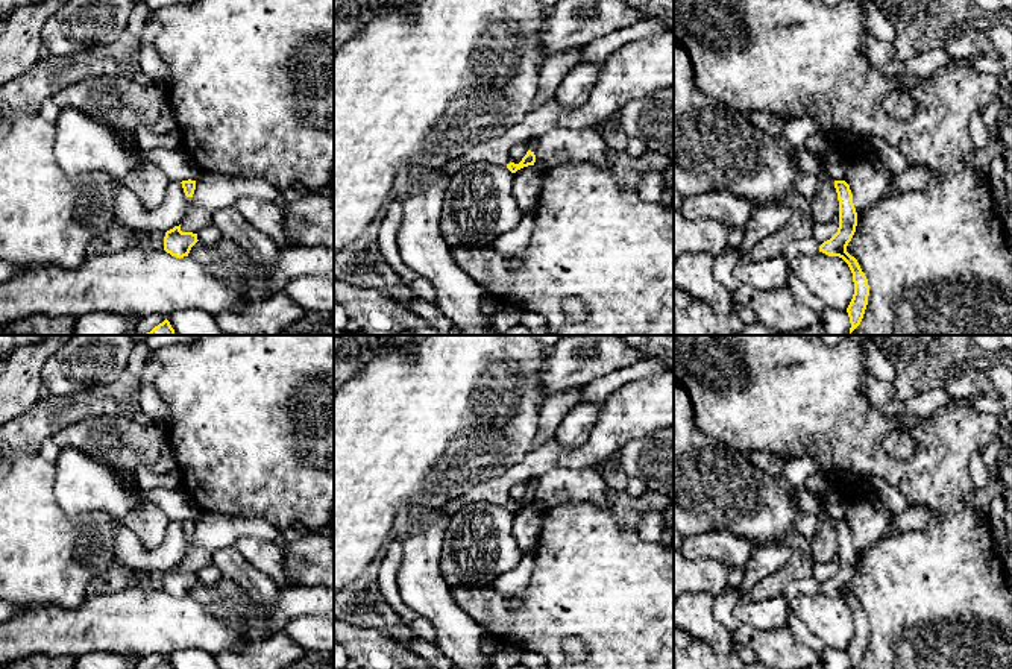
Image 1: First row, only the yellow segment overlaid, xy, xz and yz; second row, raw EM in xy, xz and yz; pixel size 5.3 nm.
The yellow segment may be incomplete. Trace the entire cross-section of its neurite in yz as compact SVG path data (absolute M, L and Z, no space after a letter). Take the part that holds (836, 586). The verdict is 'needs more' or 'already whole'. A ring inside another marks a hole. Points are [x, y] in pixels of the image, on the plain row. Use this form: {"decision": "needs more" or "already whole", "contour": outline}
{"decision": "already whole", "contour": "M834 520L834 528L839 540L839 567L830 579L819 586L819 592L828 596L842 598L853 613L854 634L847 652L851 663L850 669L856 669L860 664L868 645L869 625L857 599L847 592L847 586L851 581L857 566L857 552L853 543L850 525L845 520Z"}

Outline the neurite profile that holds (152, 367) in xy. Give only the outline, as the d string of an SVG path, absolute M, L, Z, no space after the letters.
M149 360L141 376L140 376L140 384L147 385L155 382L156 376L159 373L159 364L156 360Z

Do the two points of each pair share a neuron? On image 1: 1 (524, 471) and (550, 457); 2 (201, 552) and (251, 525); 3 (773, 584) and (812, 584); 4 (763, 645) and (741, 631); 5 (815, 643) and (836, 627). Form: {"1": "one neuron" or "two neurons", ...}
{"1": "one neuron", "2": "one neuron", "3": "two neurons", "4": "one neuron", "5": "two neurons"}

